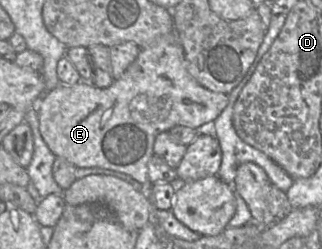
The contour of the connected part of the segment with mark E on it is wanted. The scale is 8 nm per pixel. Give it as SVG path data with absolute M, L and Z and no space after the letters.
M174 30L167 35L161 37L155 43L147 46L140 50L137 58L133 63L126 69L123 75L115 80L109 87L98 88L94 86L91 82L83 81L73 85L58 85L53 90L44 93L38 98L36 104L31 108L35 110L38 120L38 130L43 138L44 142L51 150L51 152L57 158L63 158L68 162L72 163L77 168L91 168L99 167L104 169L110 169L126 175L131 176L133 179L137 180L142 184L144 188L144 193L148 199L150 199L151 188L153 186L152 182L148 179L148 162L154 156L153 146L156 137L162 132L168 132L174 126L187 126L198 131L199 134L211 133L212 122L220 115L220 113L225 109L229 102L228 94L216 93L206 89L201 86L187 71L186 61L183 47L181 46L177 35Z

